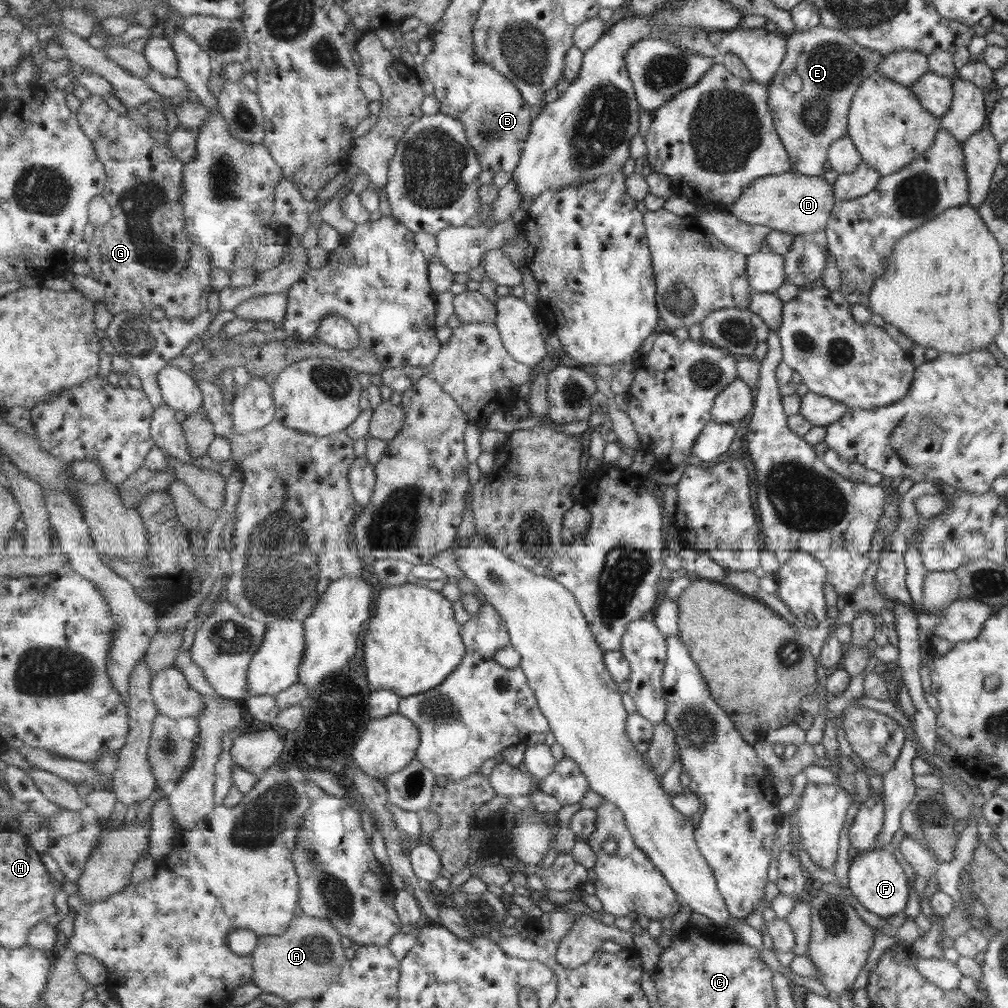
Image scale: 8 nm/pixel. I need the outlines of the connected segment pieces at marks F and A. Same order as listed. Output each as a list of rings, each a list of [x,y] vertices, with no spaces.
[[[879,848],[854,854],[850,858],[847,886],[855,900],[882,919],[902,912],[907,900],[907,878],[889,849]]]
[[[303,913],[292,921],[290,928],[281,936],[259,937],[257,948],[251,954],[254,968],[253,983],[263,992],[275,994],[290,1004],[301,999],[317,999],[341,977],[340,972],[351,955],[346,948],[346,936],[341,936],[329,921]]]

